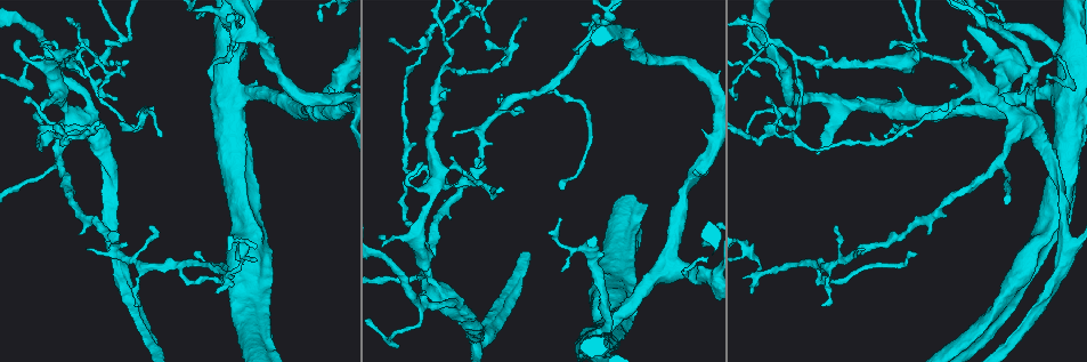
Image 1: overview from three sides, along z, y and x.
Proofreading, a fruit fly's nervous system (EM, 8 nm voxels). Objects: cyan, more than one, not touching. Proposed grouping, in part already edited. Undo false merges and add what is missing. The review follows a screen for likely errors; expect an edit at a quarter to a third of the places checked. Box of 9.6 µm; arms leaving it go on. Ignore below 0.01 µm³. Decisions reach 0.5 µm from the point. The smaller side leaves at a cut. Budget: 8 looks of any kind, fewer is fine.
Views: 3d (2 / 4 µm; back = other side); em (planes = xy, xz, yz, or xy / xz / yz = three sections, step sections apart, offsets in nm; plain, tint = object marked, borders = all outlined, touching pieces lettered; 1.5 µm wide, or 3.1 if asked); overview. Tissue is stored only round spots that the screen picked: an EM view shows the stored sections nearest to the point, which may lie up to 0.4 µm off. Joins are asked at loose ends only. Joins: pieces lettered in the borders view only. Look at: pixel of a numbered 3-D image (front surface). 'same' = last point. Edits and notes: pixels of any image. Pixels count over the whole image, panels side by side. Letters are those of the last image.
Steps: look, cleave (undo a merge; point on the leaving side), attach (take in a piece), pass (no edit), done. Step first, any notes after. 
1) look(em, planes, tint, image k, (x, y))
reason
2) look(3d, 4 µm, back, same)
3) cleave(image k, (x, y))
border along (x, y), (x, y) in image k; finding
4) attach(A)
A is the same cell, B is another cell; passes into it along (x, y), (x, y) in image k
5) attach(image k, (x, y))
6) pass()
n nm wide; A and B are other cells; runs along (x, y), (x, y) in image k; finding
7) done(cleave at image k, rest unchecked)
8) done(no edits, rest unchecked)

look(3d, 4 µm, image 1, (198, 252))
an open end

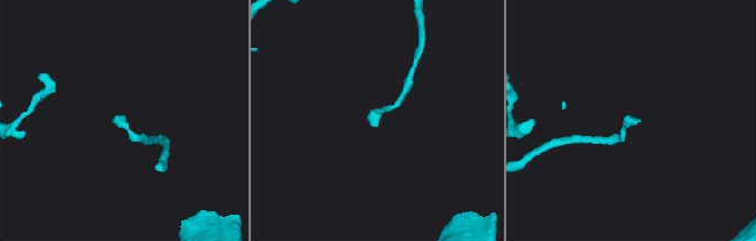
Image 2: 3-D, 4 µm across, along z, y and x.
look(em, planes, tint, image 2, (118, 120))
need the tissue

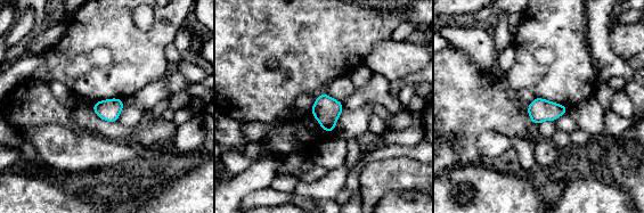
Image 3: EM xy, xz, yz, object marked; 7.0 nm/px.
look(em, planes, borders, same)
see the neighbours

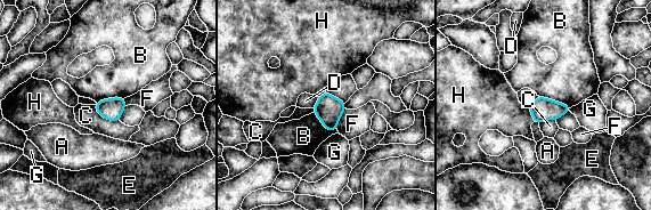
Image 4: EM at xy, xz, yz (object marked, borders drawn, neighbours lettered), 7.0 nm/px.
pass()
A, B, C, D, E, F, G and H are other cells; no lettered piece goes on from it

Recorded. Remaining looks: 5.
look(3d, 4 µm, back, image 1, (544, 90))
sharp bend

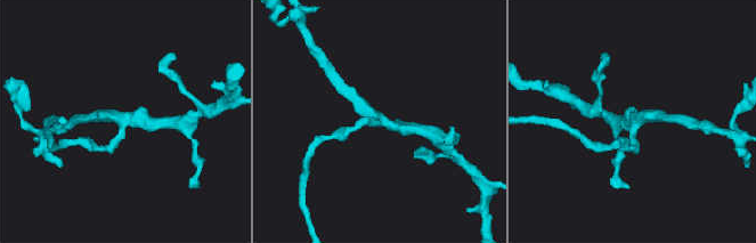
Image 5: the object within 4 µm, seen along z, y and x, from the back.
look(em, planes, borders, image 5, (383, 121))
now the EM

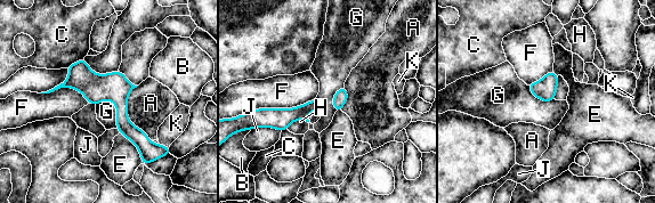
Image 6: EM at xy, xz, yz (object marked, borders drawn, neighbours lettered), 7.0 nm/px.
pass()
A, B, C, E, F, G, H, J and K are other cells; 3 arms; all the same neuron

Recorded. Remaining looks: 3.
look(3d, 2 µm, image 1, (1018, 93))
an open end

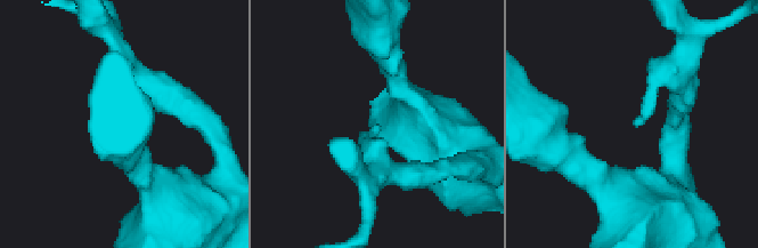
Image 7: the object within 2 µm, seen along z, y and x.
look(em, xy, step 4, borders, image 7, (379, 128))
shape alone is not enough

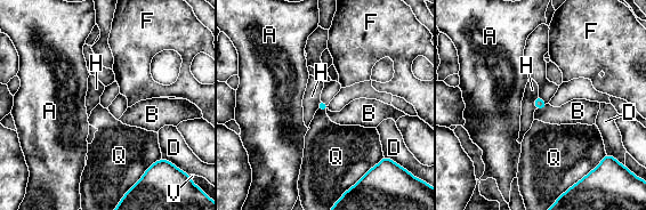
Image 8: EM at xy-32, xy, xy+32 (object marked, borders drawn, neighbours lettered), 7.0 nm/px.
look(em, planes, borders, same)

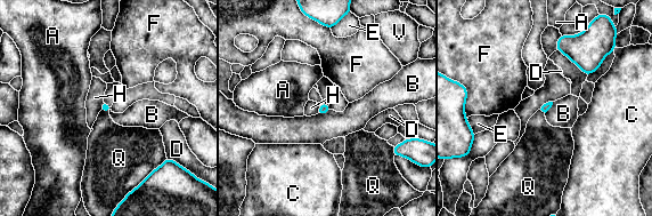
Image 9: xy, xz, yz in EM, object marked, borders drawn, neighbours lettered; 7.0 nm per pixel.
pass()
A, B, C, D, E, F, H, Q and V are other cells; no lettered piece goes on from it

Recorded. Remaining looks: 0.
done(no edits, rest unchecked)

